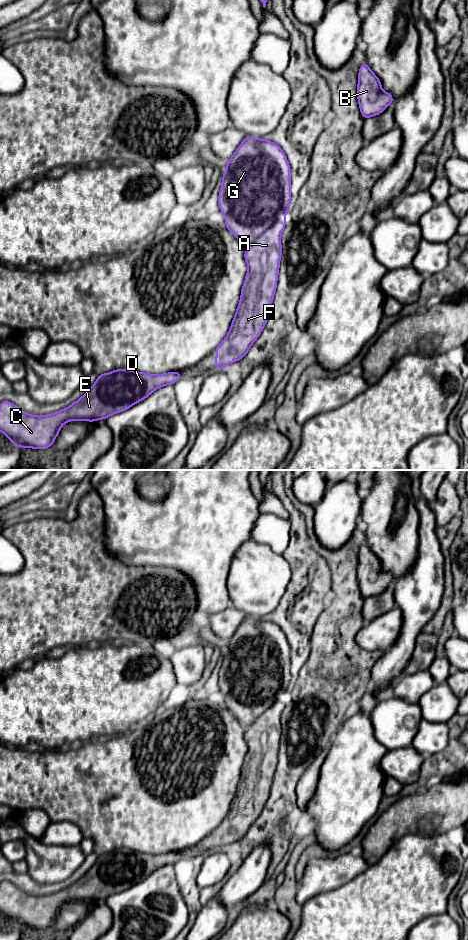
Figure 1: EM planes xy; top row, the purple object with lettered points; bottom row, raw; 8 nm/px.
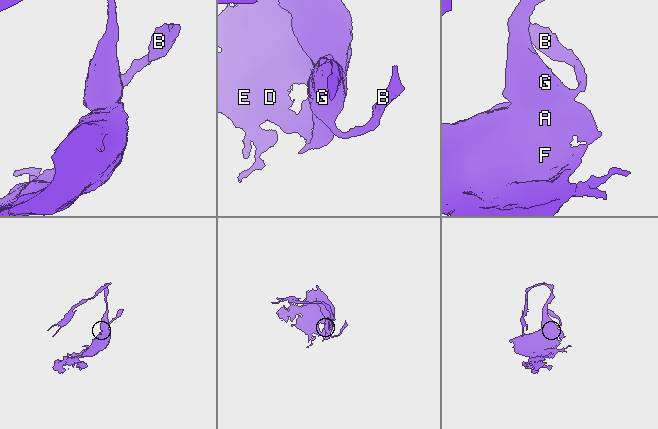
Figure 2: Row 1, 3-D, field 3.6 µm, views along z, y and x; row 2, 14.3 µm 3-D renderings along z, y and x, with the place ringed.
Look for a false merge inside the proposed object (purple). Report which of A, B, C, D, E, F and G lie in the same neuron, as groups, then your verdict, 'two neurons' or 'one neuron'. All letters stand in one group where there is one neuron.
groups A B C D E F G; one neuron

